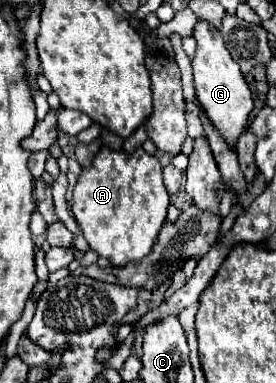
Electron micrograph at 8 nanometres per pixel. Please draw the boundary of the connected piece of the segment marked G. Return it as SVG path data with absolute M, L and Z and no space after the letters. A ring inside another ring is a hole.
M198 22L194 28L194 38L198 42L196 56L192 58L196 100L202 106L206 118L220 132L228 148L236 148L238 138L248 130L248 124L250 124L248 118L254 110L252 92L240 72L240 66L232 60L230 52L224 48L224 40L216 28L212 28L210 24Z

